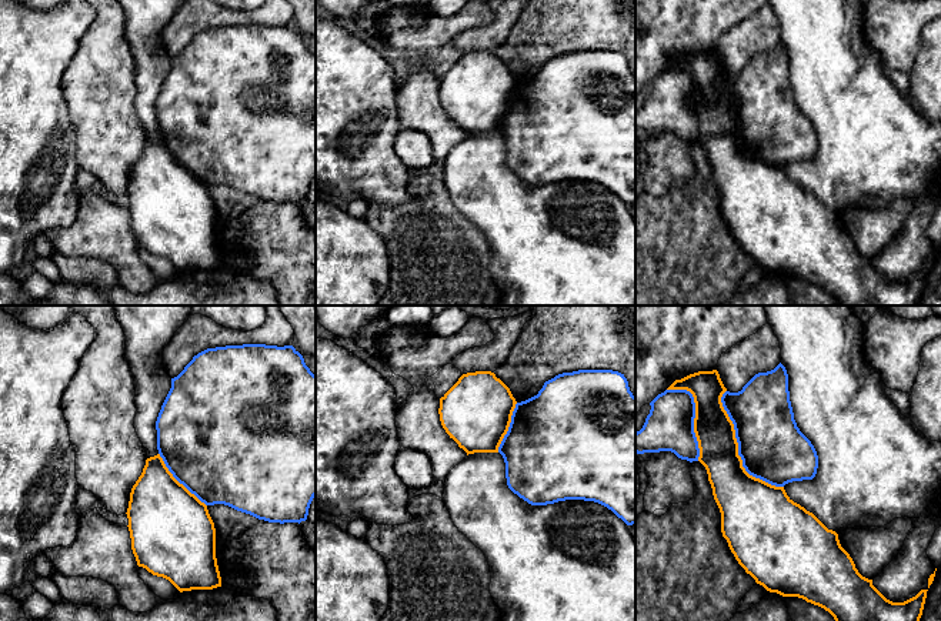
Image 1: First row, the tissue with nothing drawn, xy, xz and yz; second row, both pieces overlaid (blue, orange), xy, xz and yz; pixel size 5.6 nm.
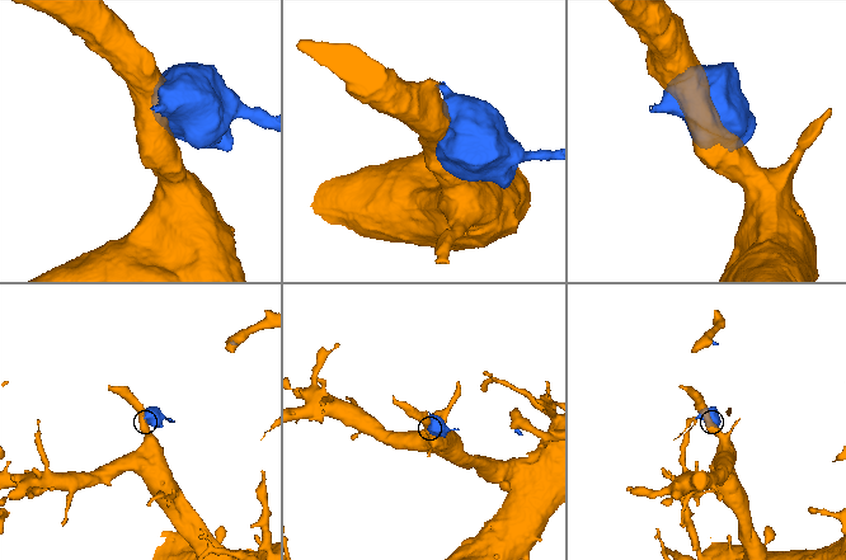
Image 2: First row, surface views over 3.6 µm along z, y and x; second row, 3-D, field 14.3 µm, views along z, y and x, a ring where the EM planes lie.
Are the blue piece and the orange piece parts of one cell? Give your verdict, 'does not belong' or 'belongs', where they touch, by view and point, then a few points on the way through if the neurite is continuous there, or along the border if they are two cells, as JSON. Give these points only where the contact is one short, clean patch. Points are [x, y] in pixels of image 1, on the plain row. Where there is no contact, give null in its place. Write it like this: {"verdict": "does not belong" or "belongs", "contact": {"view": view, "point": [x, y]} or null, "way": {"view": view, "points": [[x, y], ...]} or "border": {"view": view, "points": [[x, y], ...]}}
{"verdict": "belongs", "contact": {"view": "yz", "point": [738, 129]}}

